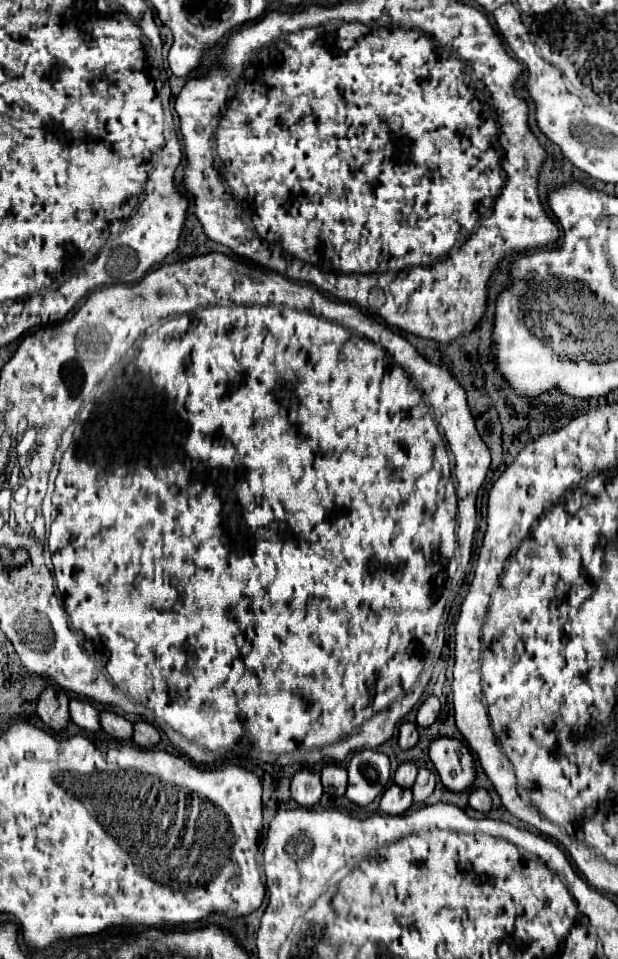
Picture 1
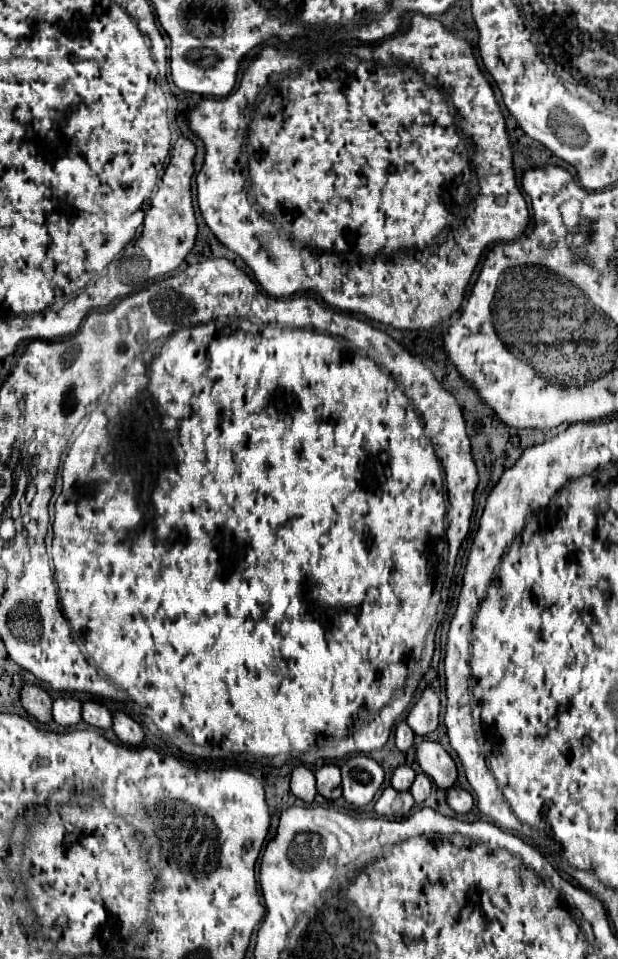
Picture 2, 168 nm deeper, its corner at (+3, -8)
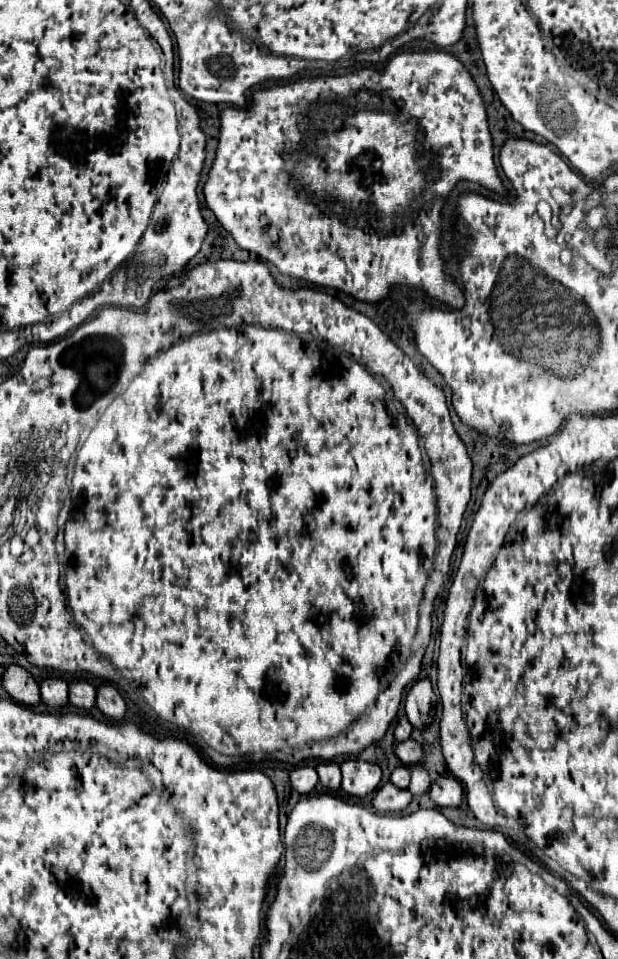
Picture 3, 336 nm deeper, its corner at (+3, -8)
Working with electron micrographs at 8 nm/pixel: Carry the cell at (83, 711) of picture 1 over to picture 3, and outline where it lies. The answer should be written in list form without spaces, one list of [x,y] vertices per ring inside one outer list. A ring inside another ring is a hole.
[[[49,678],[41,682],[41,698],[51,708],[63,708],[69,700],[67,682],[61,678]]]

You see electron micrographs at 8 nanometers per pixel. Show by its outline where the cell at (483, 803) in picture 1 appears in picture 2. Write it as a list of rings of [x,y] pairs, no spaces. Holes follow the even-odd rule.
[[[451,786],[447,790],[447,804],[457,812],[457,814],[467,814],[473,808],[473,798],[467,790],[461,790],[461,786]]]

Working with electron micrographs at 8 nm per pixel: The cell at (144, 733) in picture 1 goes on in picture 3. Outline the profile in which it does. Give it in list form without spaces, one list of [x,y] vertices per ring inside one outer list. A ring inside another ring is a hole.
[[[103,684],[97,690],[97,708],[113,722],[125,718],[125,702],[113,684]]]

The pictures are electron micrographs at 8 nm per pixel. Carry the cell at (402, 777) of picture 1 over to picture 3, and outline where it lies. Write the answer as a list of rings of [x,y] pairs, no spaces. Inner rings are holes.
[[[407,766],[395,768],[393,774],[391,774],[391,782],[393,782],[397,788],[407,788],[407,786],[409,786],[409,768],[407,768]]]

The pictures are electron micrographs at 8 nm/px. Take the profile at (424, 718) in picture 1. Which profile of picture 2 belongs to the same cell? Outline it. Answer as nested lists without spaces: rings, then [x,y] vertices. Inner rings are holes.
[[[427,686],[421,692],[421,698],[409,710],[407,724],[415,730],[417,736],[427,736],[437,728],[437,722],[439,722],[439,696],[433,692],[431,686]]]

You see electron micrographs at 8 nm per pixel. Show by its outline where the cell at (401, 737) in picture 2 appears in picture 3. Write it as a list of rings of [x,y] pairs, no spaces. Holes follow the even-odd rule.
[[[401,716],[395,726],[395,742],[405,742],[411,736],[411,730],[413,730],[413,726],[409,726],[409,720],[405,716]]]

